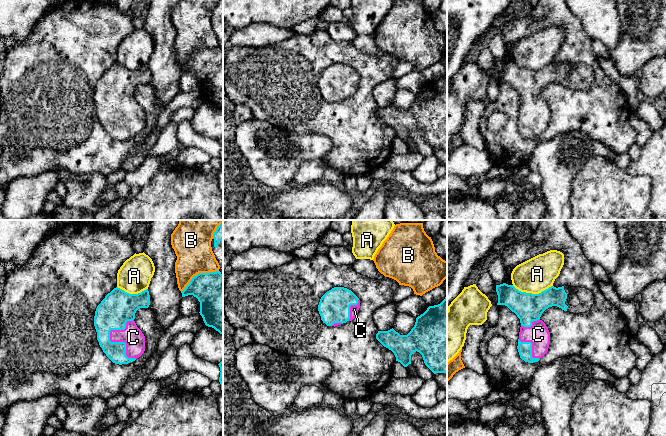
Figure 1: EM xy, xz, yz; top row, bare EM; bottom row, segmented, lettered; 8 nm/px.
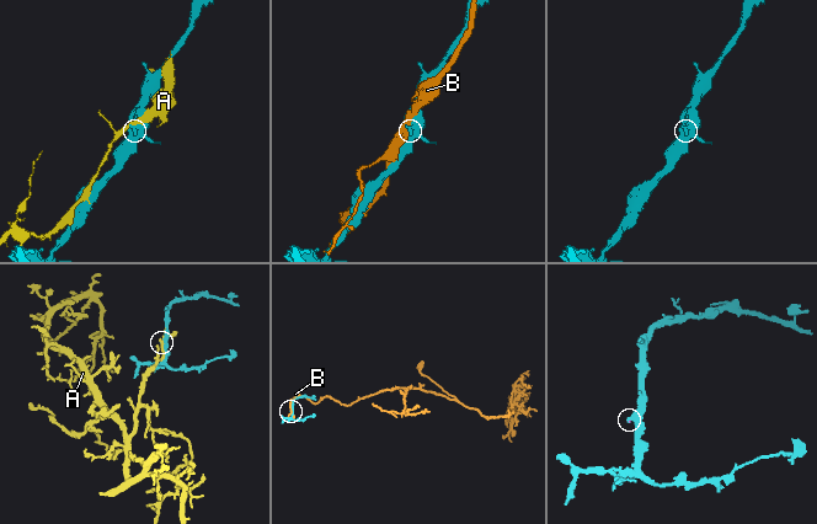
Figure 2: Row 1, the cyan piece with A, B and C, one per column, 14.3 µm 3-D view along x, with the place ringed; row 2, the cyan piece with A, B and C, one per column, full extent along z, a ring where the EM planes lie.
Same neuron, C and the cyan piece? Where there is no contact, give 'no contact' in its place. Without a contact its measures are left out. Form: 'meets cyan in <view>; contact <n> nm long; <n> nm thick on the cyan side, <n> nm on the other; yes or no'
meets cyan in xy; contact 320 nm long; 260 nm thick on the cyan side, 160 nm on the other; yes

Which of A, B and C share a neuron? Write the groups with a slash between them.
A / B / C

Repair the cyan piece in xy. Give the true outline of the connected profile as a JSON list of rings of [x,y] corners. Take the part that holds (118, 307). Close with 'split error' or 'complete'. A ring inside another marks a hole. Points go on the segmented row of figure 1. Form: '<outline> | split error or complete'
[[[116,287],[97,306],[94,326],[97,340],[106,356],[115,364],[128,364],[145,351],[145,336],[134,319],[140,308],[148,308],[148,289],[129,294]]] | split error

